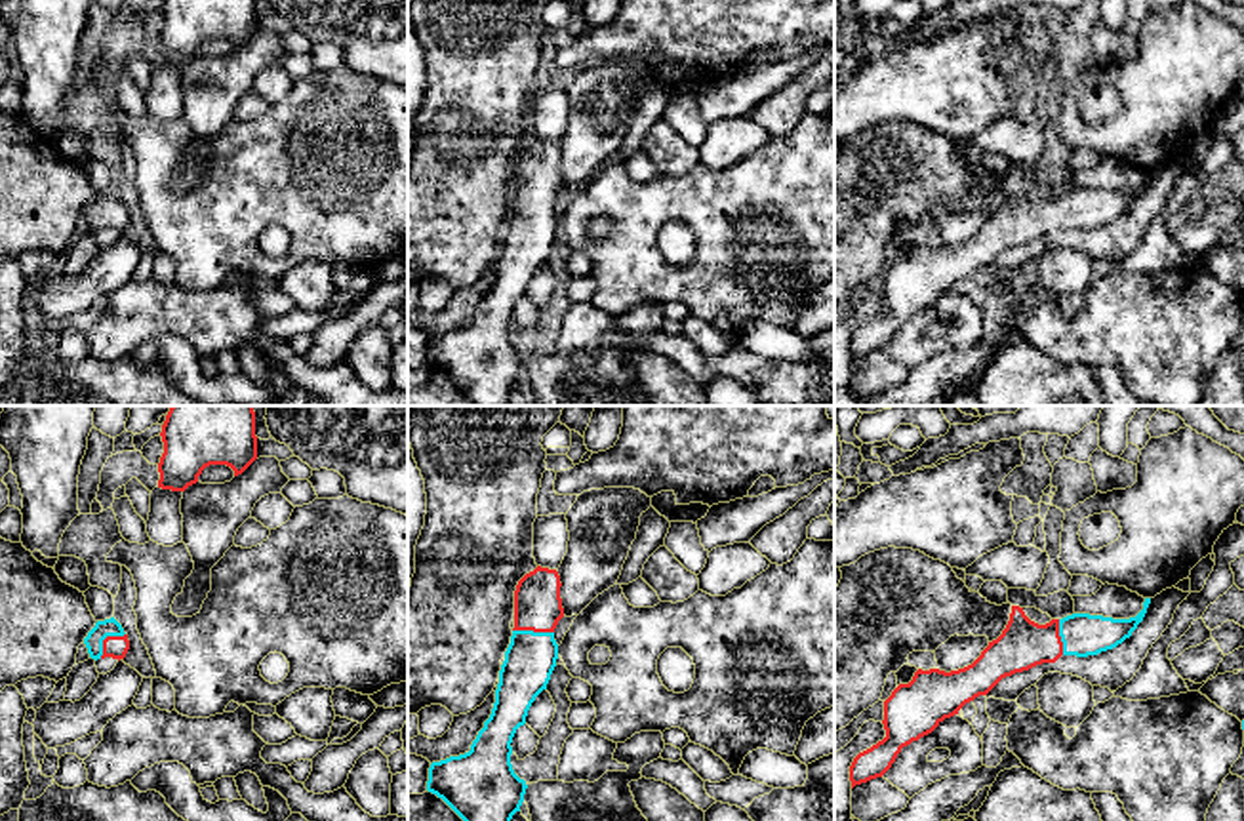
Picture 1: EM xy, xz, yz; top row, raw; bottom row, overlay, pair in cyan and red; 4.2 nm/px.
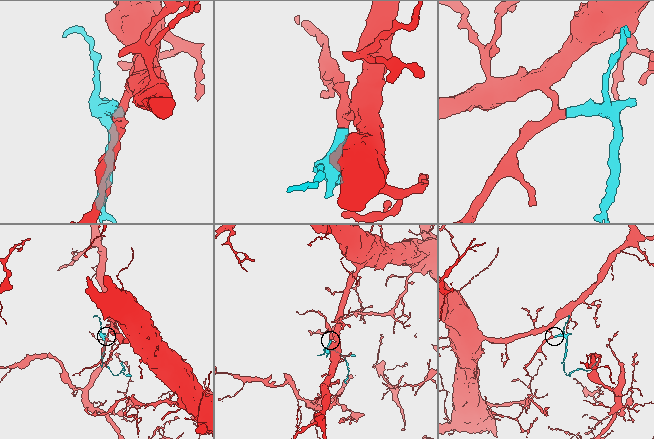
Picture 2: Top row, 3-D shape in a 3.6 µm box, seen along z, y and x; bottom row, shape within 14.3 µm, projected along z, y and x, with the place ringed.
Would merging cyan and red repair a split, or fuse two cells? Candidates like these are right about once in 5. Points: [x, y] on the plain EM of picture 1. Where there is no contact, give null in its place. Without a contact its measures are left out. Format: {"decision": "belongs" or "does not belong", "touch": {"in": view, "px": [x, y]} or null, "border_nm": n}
{"decision": "belongs", "touch": {"in": "xz", "px": [532, 204]}, "border_nm": 180}

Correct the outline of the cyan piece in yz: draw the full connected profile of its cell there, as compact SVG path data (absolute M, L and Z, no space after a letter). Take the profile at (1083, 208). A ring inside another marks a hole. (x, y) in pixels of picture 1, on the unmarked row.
M1151 171L1130 192L1073 187L1046 198L1031 194L1023 181L1012 179L1002 208L981 229L958 244L918 242L909 257L899 257L884 274L886 310L859 326L850 339L852 362L882 350L903 320L932 307L945 291L979 269L987 269L1002 251L1061 229L1088 230L1122 217L1143 194Z

